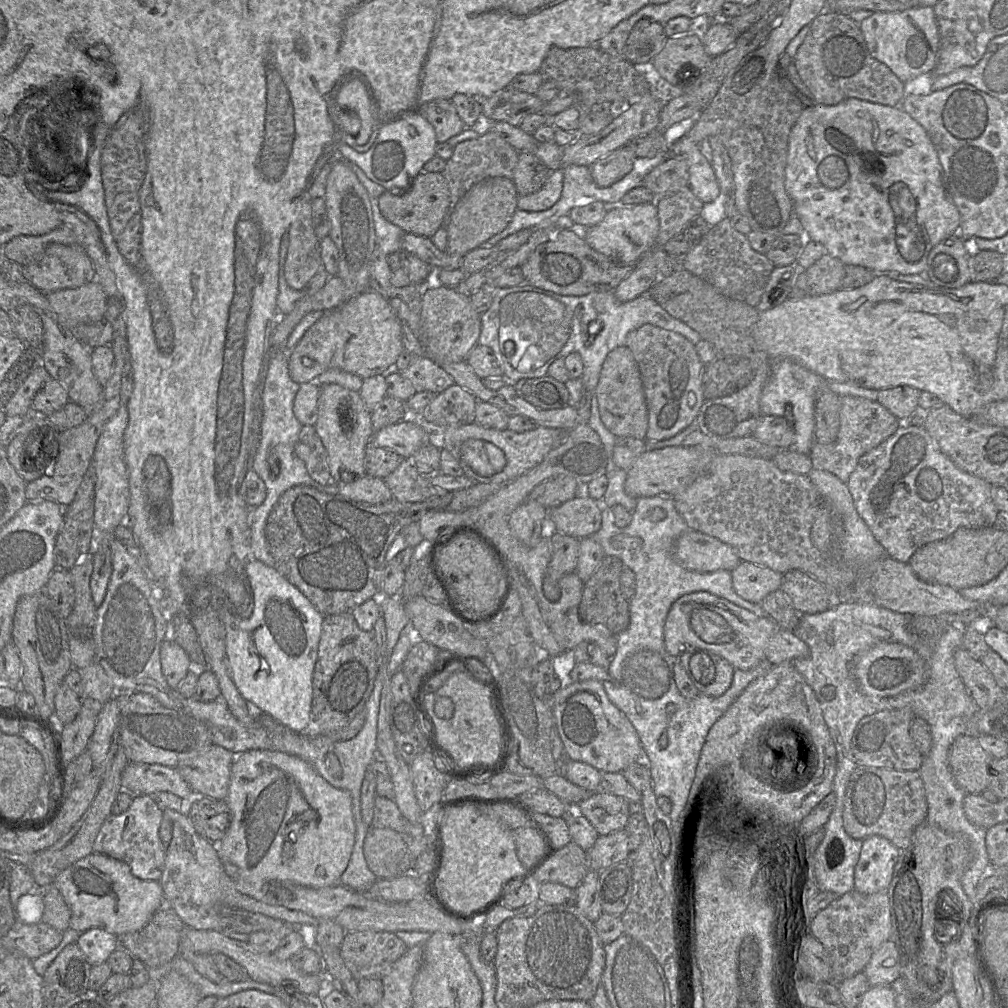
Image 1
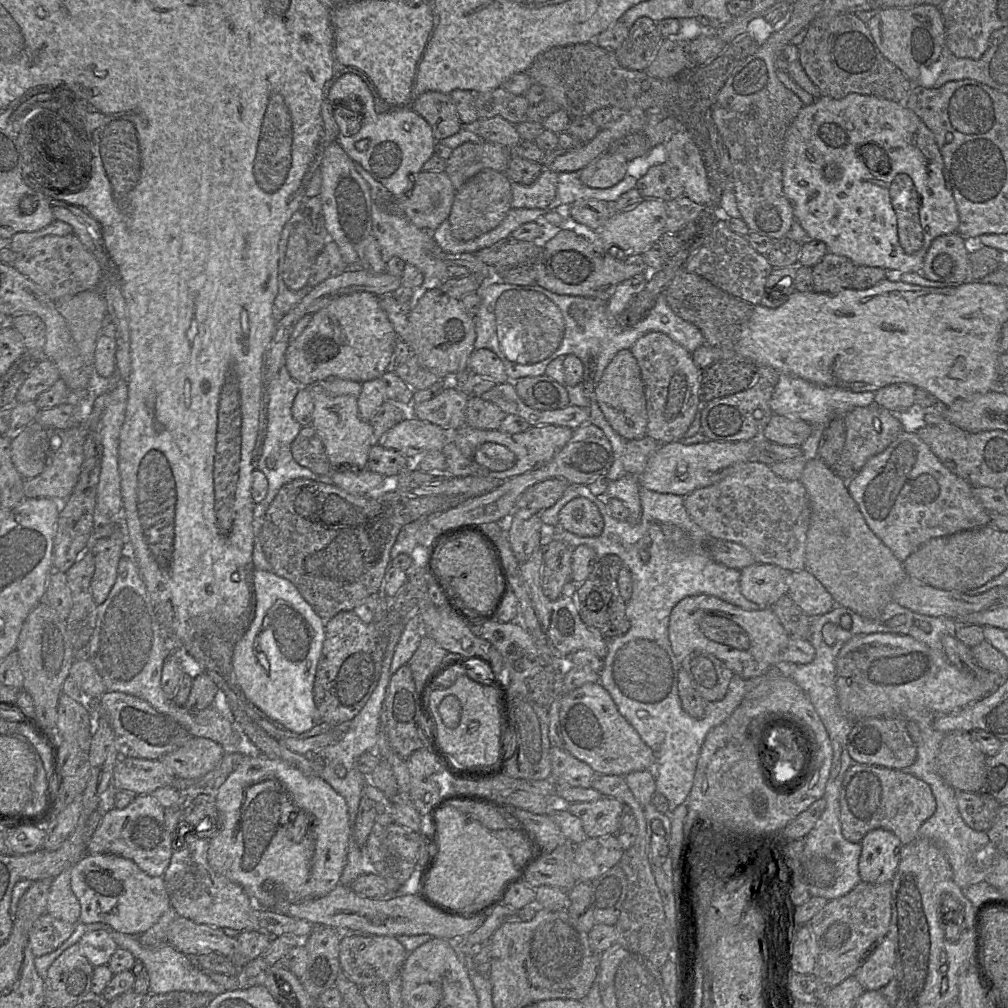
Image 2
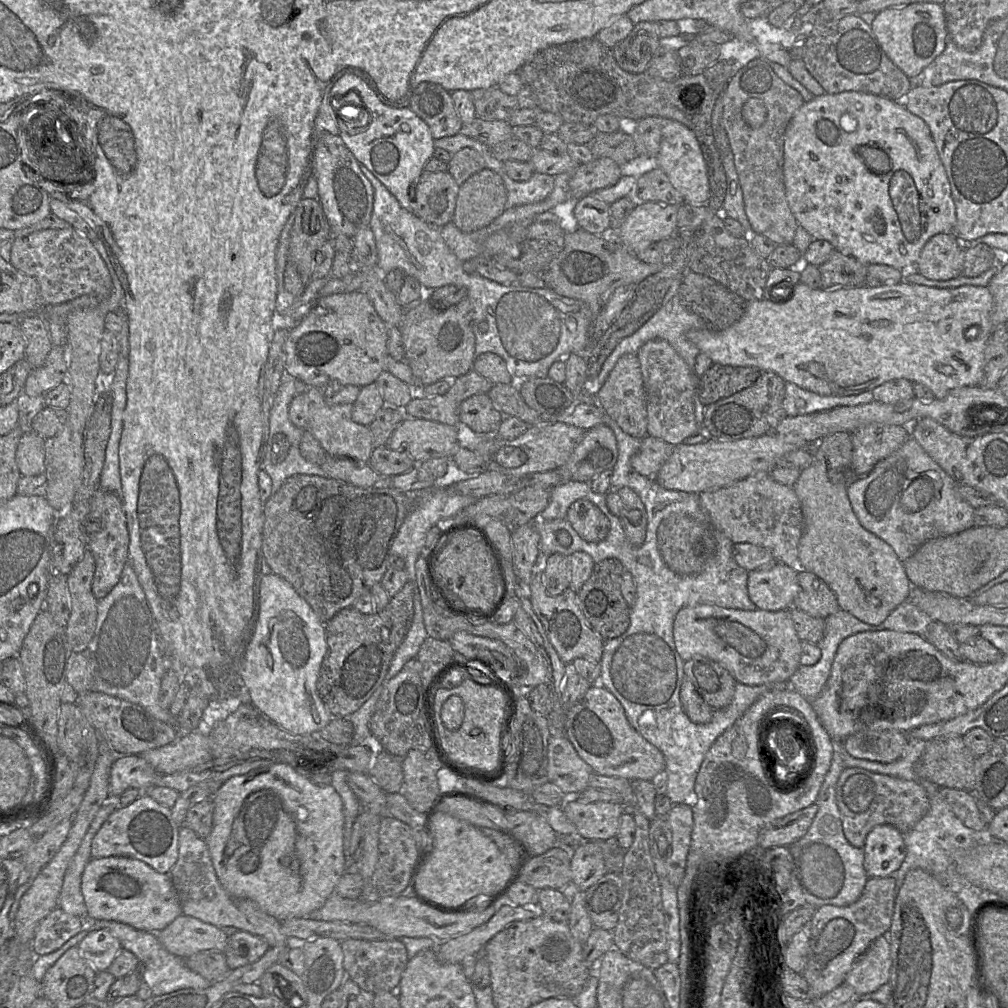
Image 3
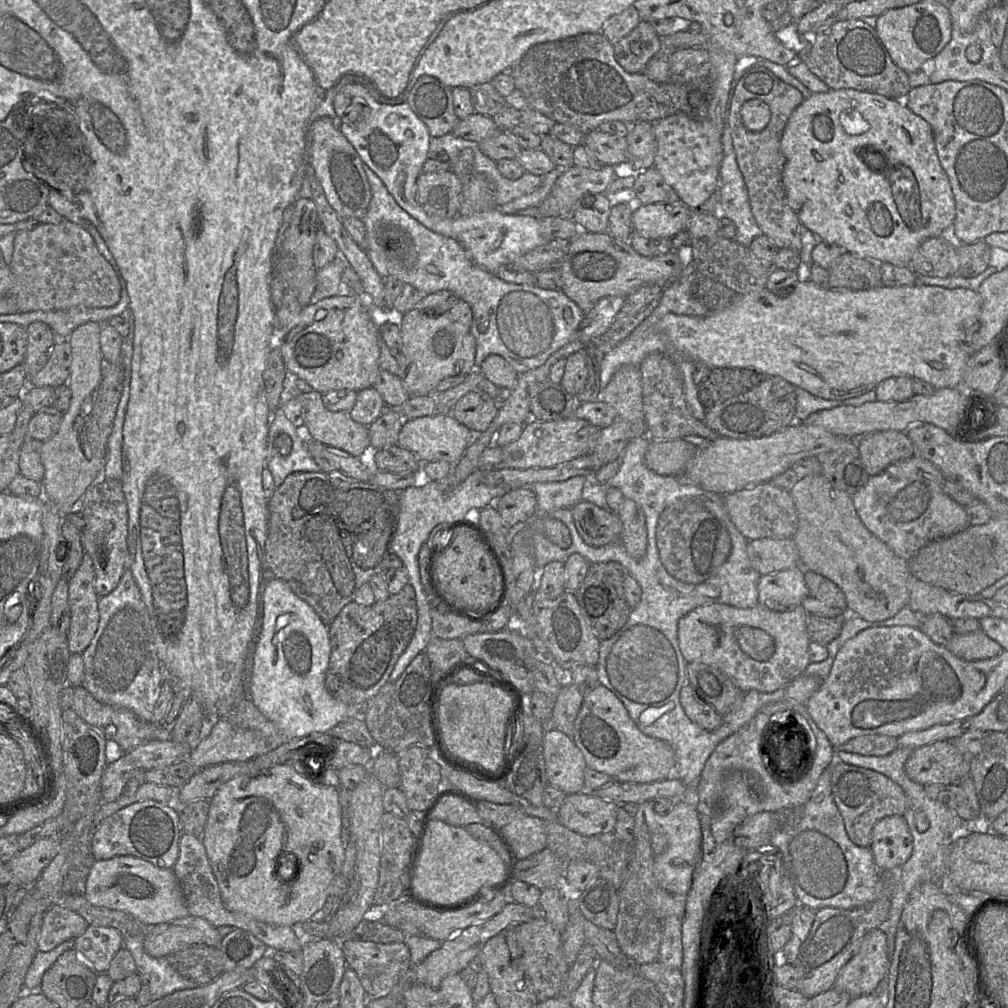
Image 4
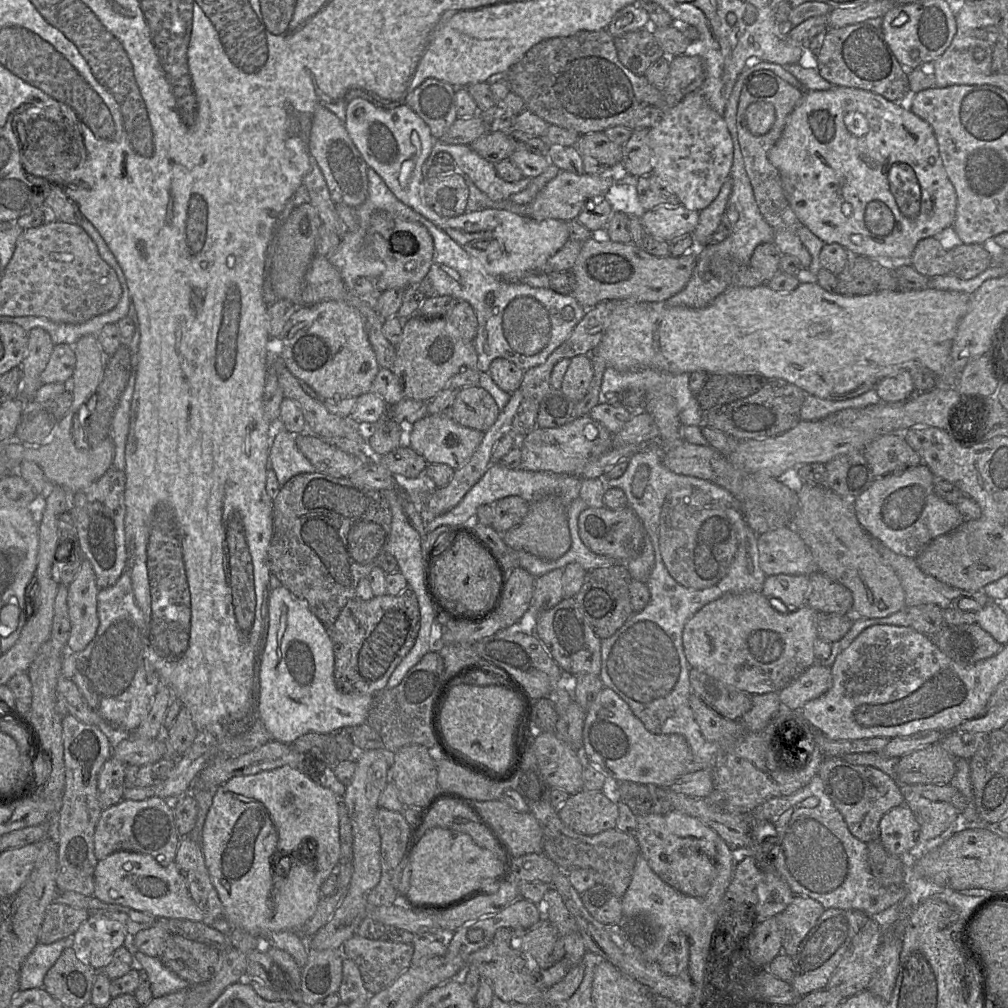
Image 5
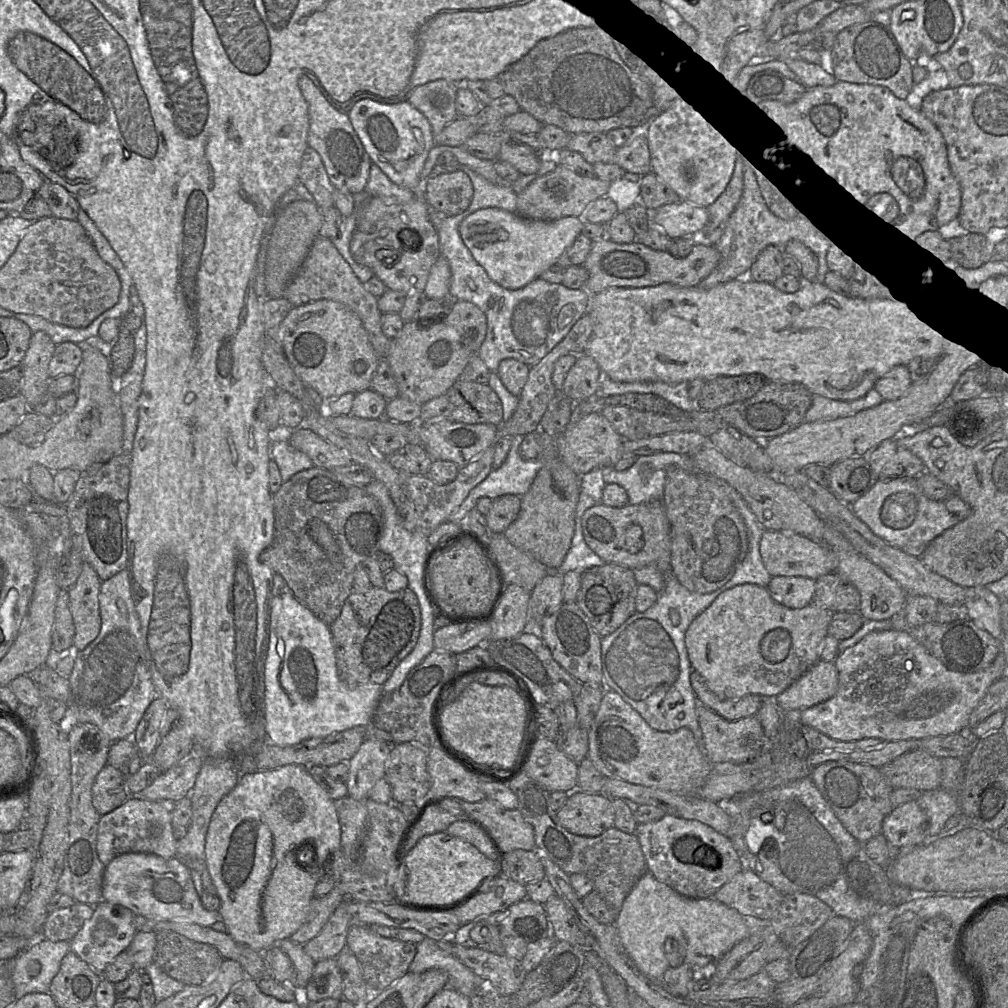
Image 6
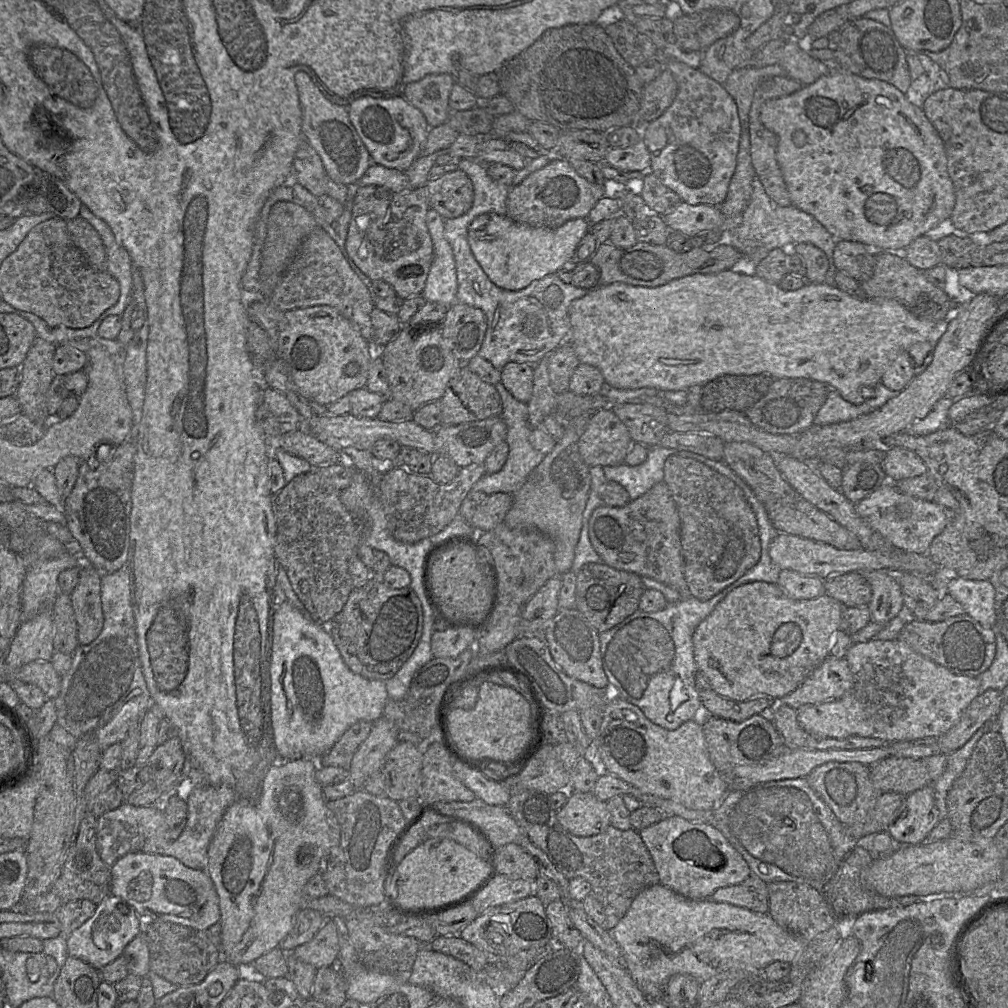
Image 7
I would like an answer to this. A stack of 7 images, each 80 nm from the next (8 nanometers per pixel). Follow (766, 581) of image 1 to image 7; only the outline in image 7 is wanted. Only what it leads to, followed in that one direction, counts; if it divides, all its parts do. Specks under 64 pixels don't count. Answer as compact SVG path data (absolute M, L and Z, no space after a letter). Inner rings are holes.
M782 570L778 584L794 600L810 600L824 594L824 581L818 576L805 575L793 570Z

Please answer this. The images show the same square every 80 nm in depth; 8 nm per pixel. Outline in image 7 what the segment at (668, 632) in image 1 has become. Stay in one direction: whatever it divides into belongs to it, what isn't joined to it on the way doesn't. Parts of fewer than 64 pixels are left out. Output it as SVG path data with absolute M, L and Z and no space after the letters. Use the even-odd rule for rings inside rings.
M755 581L739 586L716 605L693 633L693 652L698 671L704 674L715 692L735 701L756 696L783 698L797 689L830 655L843 608L839 601L825 593L810 600L794 600L776 583Z

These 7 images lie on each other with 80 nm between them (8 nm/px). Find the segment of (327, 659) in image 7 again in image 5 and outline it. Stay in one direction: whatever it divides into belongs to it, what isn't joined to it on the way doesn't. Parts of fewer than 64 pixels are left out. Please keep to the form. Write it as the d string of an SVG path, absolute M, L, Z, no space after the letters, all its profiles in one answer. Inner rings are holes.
M286 587L273 590L268 603L268 634L260 666L258 700L258 719L263 722L273 740L291 744L307 733L330 734L366 722L373 695L340 693L335 686L333 672L334 651L328 627Z

